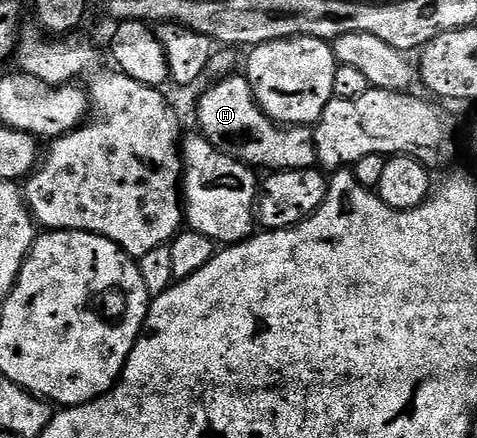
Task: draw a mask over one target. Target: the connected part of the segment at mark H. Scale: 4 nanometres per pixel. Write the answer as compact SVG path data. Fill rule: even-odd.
M229 75L223 82L217 83L220 84L217 88L212 88L209 92L201 94L200 105L196 108L196 120L200 123L199 135L205 136L222 154L226 154L235 160L241 160L243 164L256 170L268 168L264 170L285 172L286 170L313 167L316 164L316 137L313 129L308 126L281 126L275 124L256 105L256 99L252 93L252 88L248 84L247 75L236 75Z

